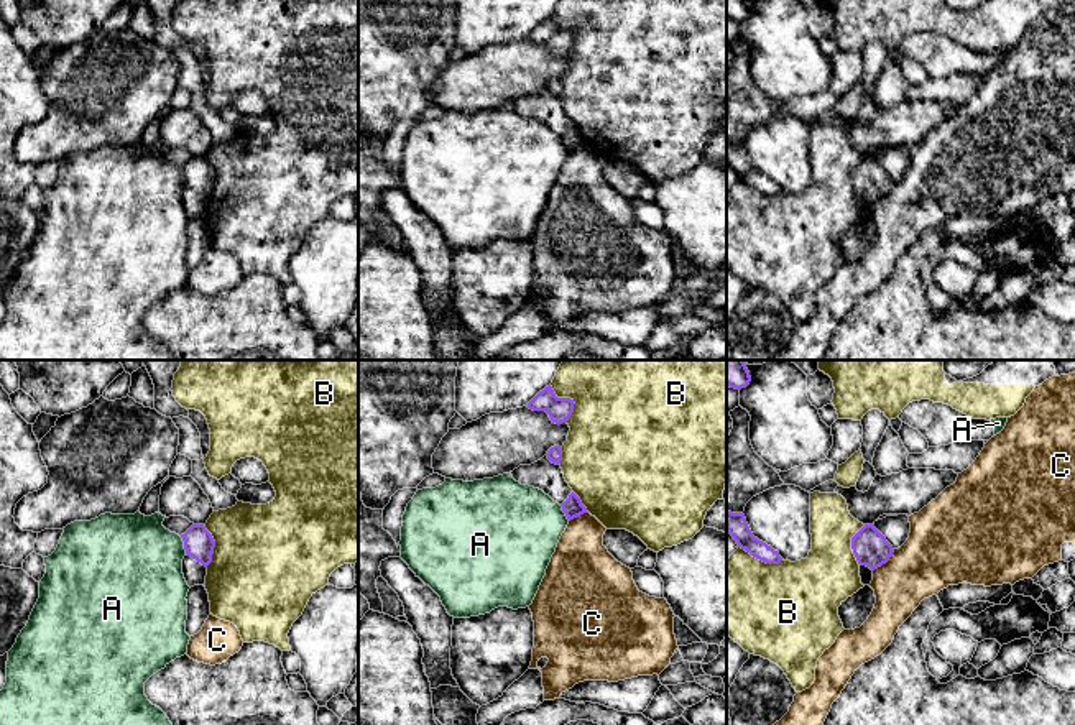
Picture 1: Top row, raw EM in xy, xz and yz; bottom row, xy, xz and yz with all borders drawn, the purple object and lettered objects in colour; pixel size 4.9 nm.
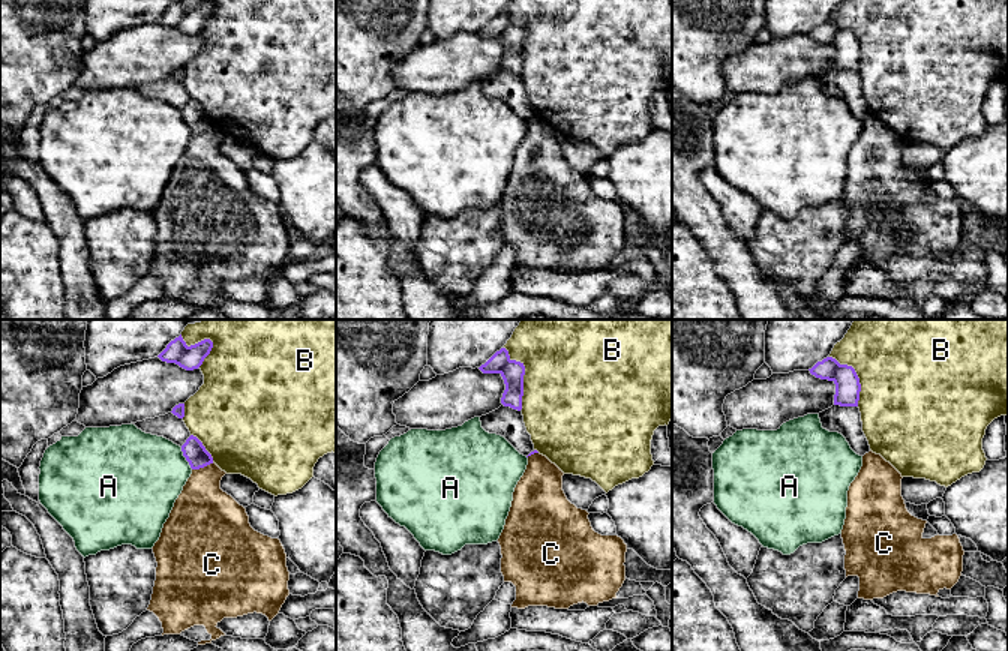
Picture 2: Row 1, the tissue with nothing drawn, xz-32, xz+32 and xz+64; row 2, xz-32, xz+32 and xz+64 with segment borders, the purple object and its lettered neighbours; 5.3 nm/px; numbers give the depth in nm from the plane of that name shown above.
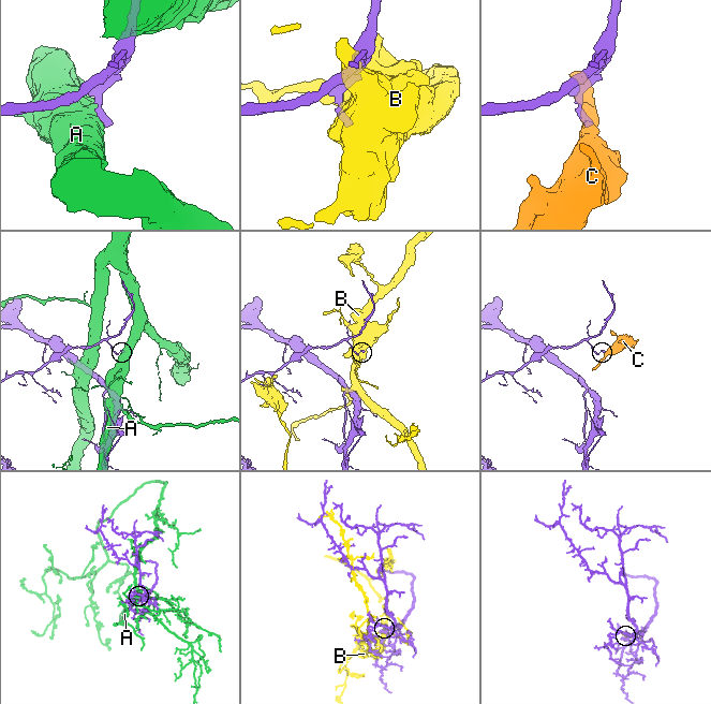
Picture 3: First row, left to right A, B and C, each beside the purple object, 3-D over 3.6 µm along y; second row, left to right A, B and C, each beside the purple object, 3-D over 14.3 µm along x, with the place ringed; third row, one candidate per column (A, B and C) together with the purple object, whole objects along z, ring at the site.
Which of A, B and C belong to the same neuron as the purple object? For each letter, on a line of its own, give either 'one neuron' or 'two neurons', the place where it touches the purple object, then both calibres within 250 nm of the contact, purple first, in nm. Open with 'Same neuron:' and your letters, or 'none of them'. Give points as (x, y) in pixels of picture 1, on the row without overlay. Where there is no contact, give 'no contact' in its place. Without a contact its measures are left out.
Same neuron: none of them
A: two neurons | xy (184, 176) | 150/440 nm
B: two neurons | xz (569, 30) | 120/440 nm
C: two neurons | yz (885, 194) | 170/320 nm

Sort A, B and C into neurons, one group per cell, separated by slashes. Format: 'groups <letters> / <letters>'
groups A / B / C

